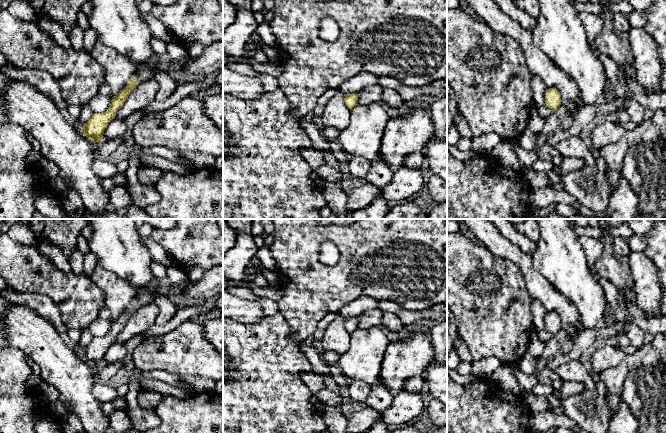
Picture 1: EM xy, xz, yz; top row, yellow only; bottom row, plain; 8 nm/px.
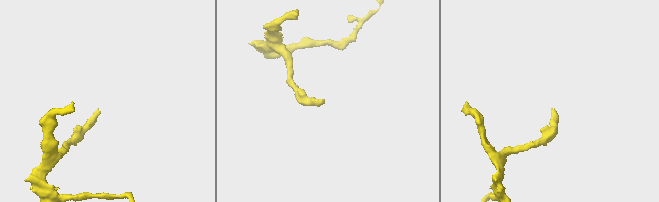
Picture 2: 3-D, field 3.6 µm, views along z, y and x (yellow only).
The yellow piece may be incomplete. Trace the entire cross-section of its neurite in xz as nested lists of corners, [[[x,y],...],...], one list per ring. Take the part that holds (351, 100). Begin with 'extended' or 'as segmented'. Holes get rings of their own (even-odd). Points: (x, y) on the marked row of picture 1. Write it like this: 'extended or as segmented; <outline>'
as segmented; [[[356,93],[345,94],[344,100],[347,108],[349,108],[350,110],[353,109],[355,106],[359,105],[358,95]]]

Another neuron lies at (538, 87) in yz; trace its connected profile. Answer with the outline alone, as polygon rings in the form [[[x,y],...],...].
[[[533,75],[531,80],[534,105],[538,108],[545,104],[546,87],[539,76]]]

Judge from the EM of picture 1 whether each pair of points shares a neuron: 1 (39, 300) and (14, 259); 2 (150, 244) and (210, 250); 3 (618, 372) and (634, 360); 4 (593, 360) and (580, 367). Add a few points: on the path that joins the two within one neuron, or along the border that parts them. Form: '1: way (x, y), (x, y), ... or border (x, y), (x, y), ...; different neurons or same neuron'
1: border (12, 288), (22, 292), (44, 294), (56, 304); different neurons
2: border (150, 237), (176, 262); different neurons
3: way (622, 369), (630, 361); same neuron
4: border (587, 367), (590, 374); different neurons

